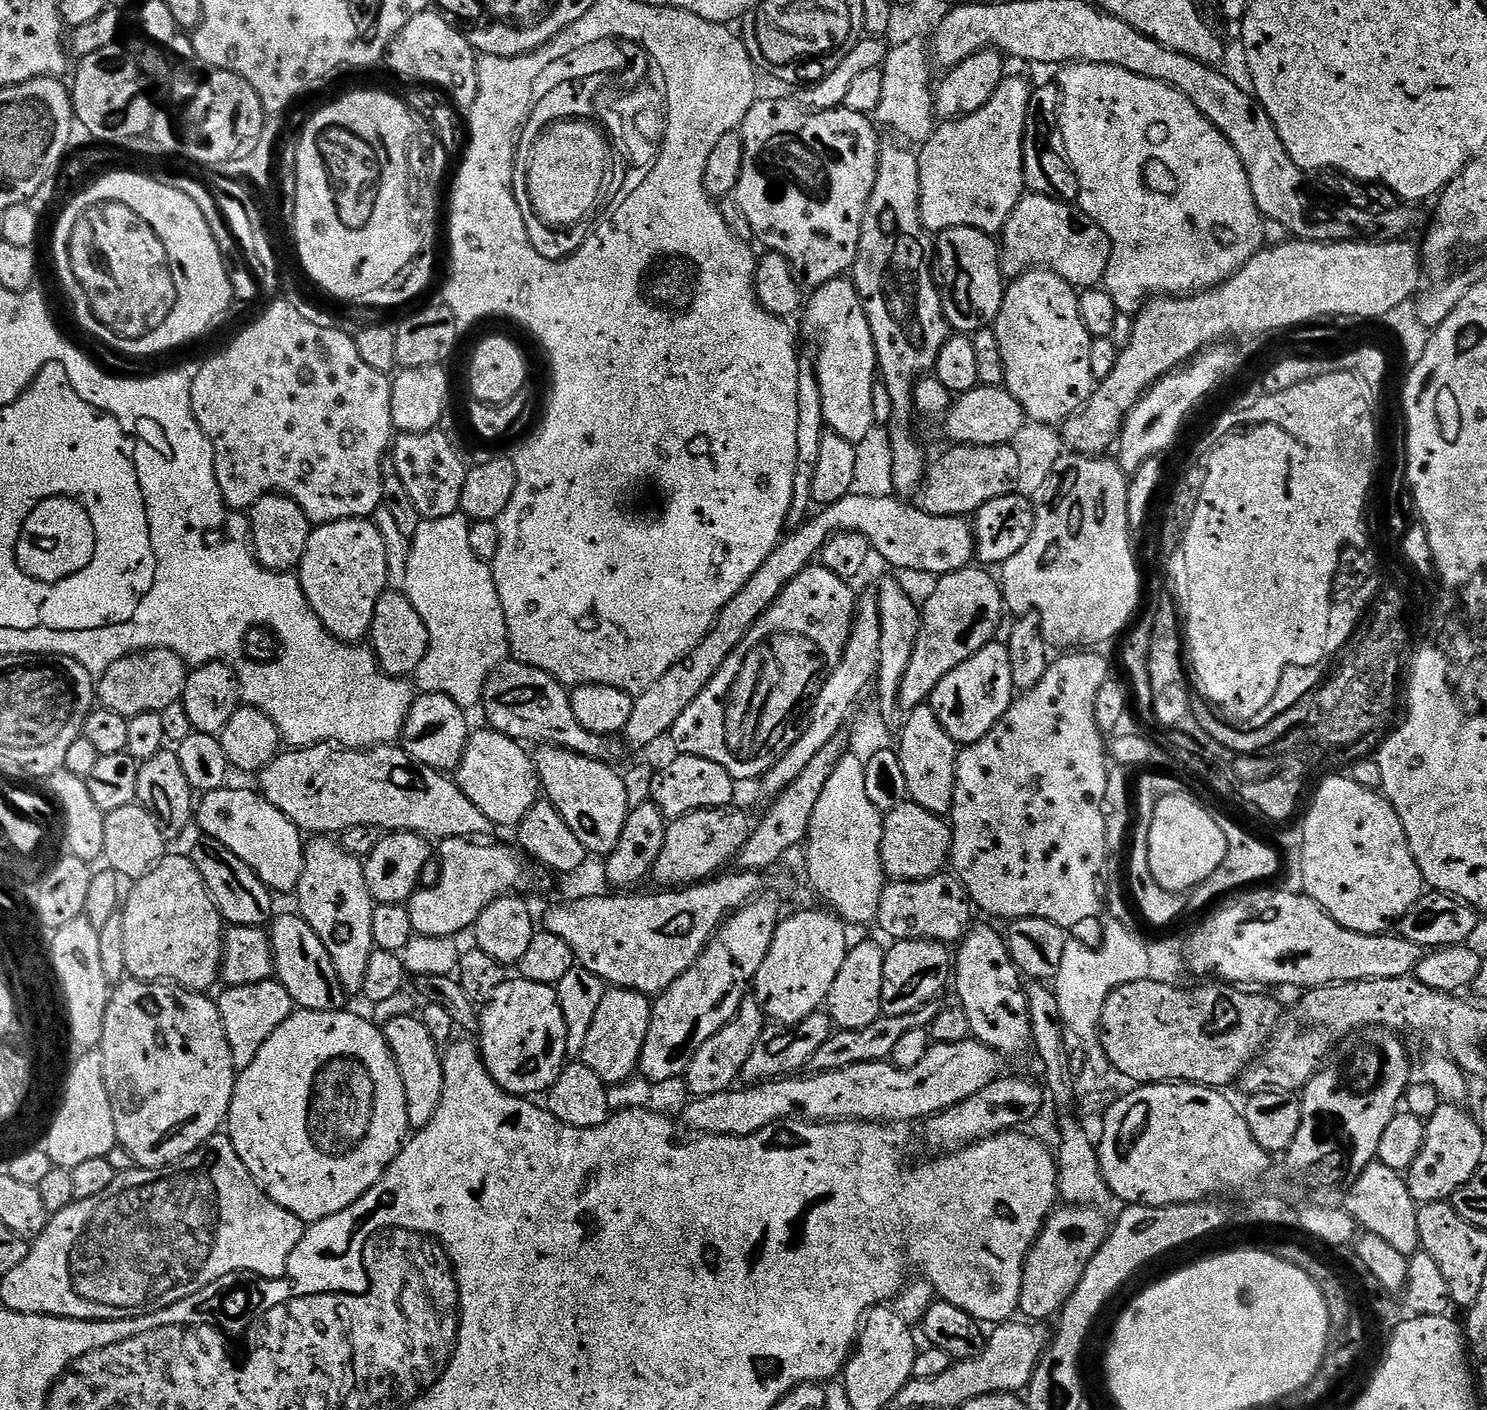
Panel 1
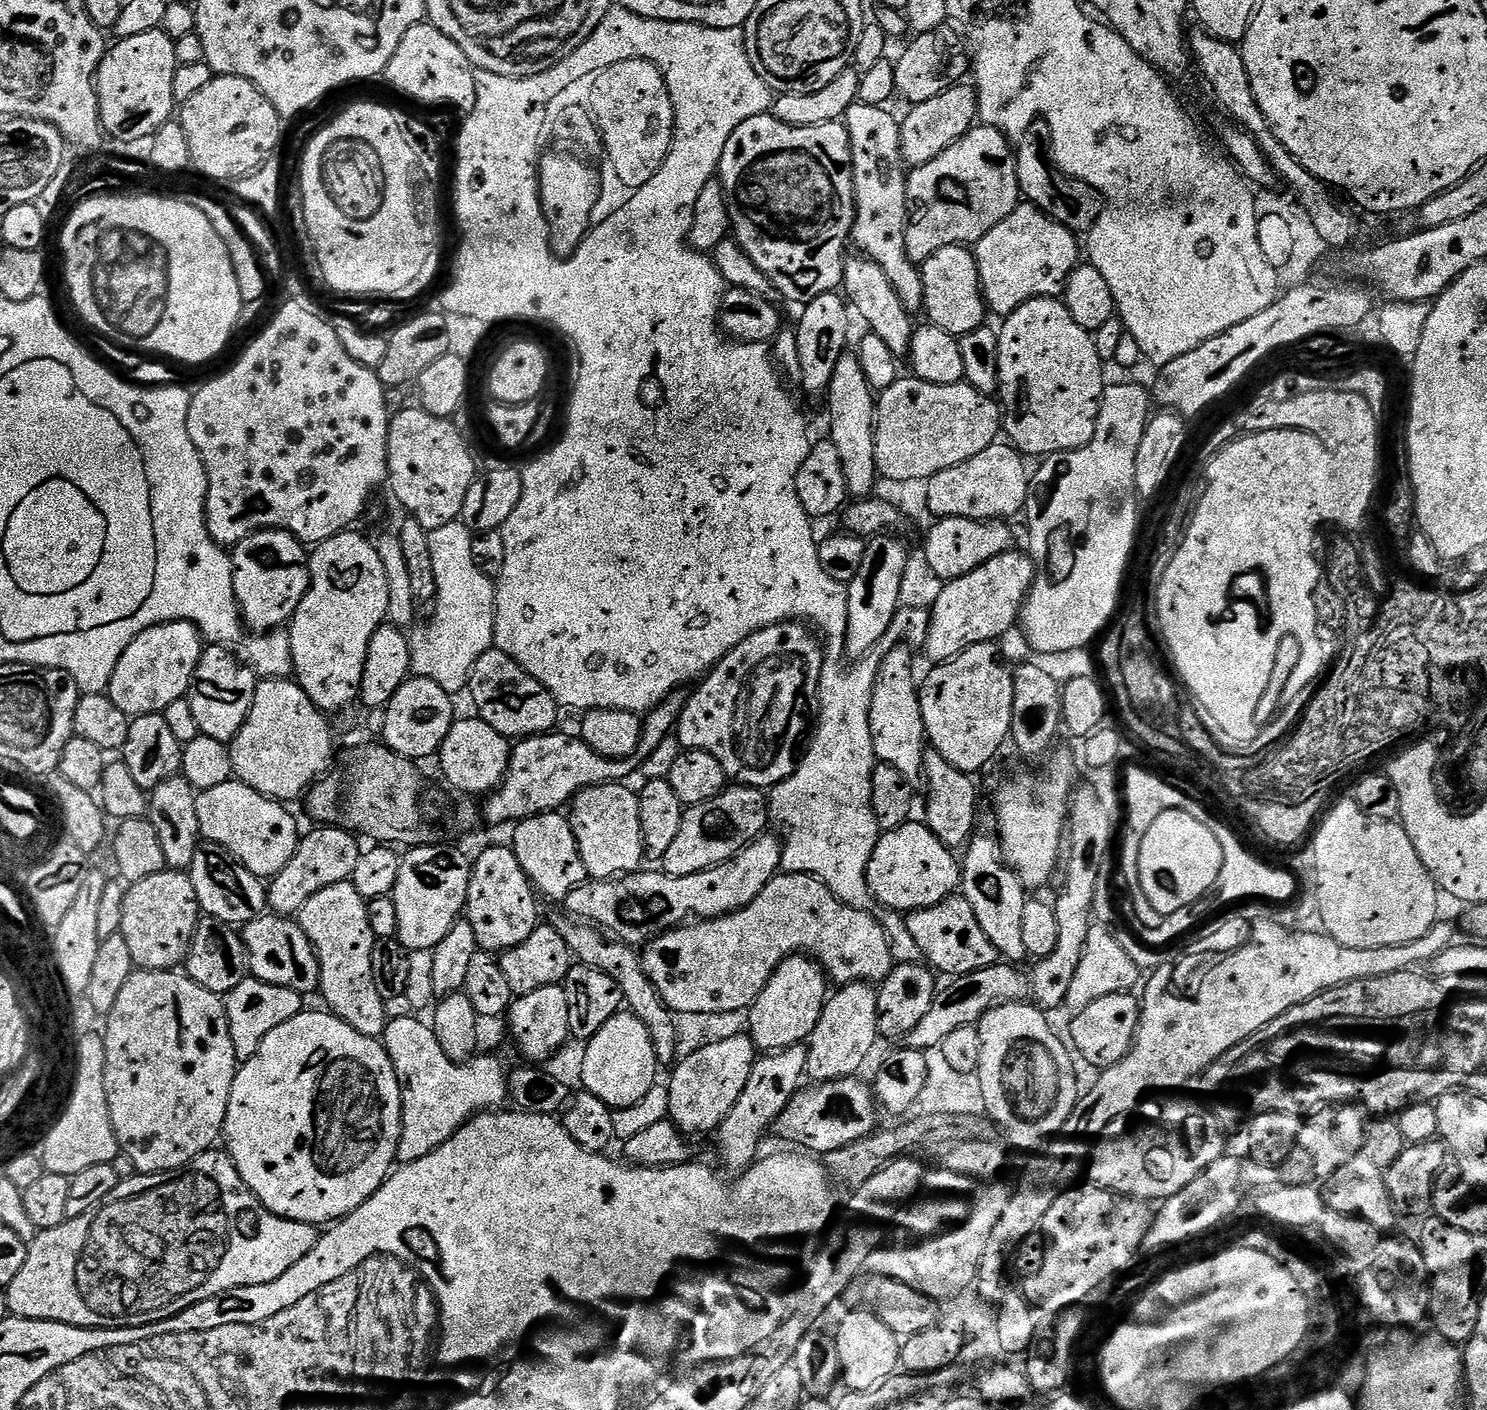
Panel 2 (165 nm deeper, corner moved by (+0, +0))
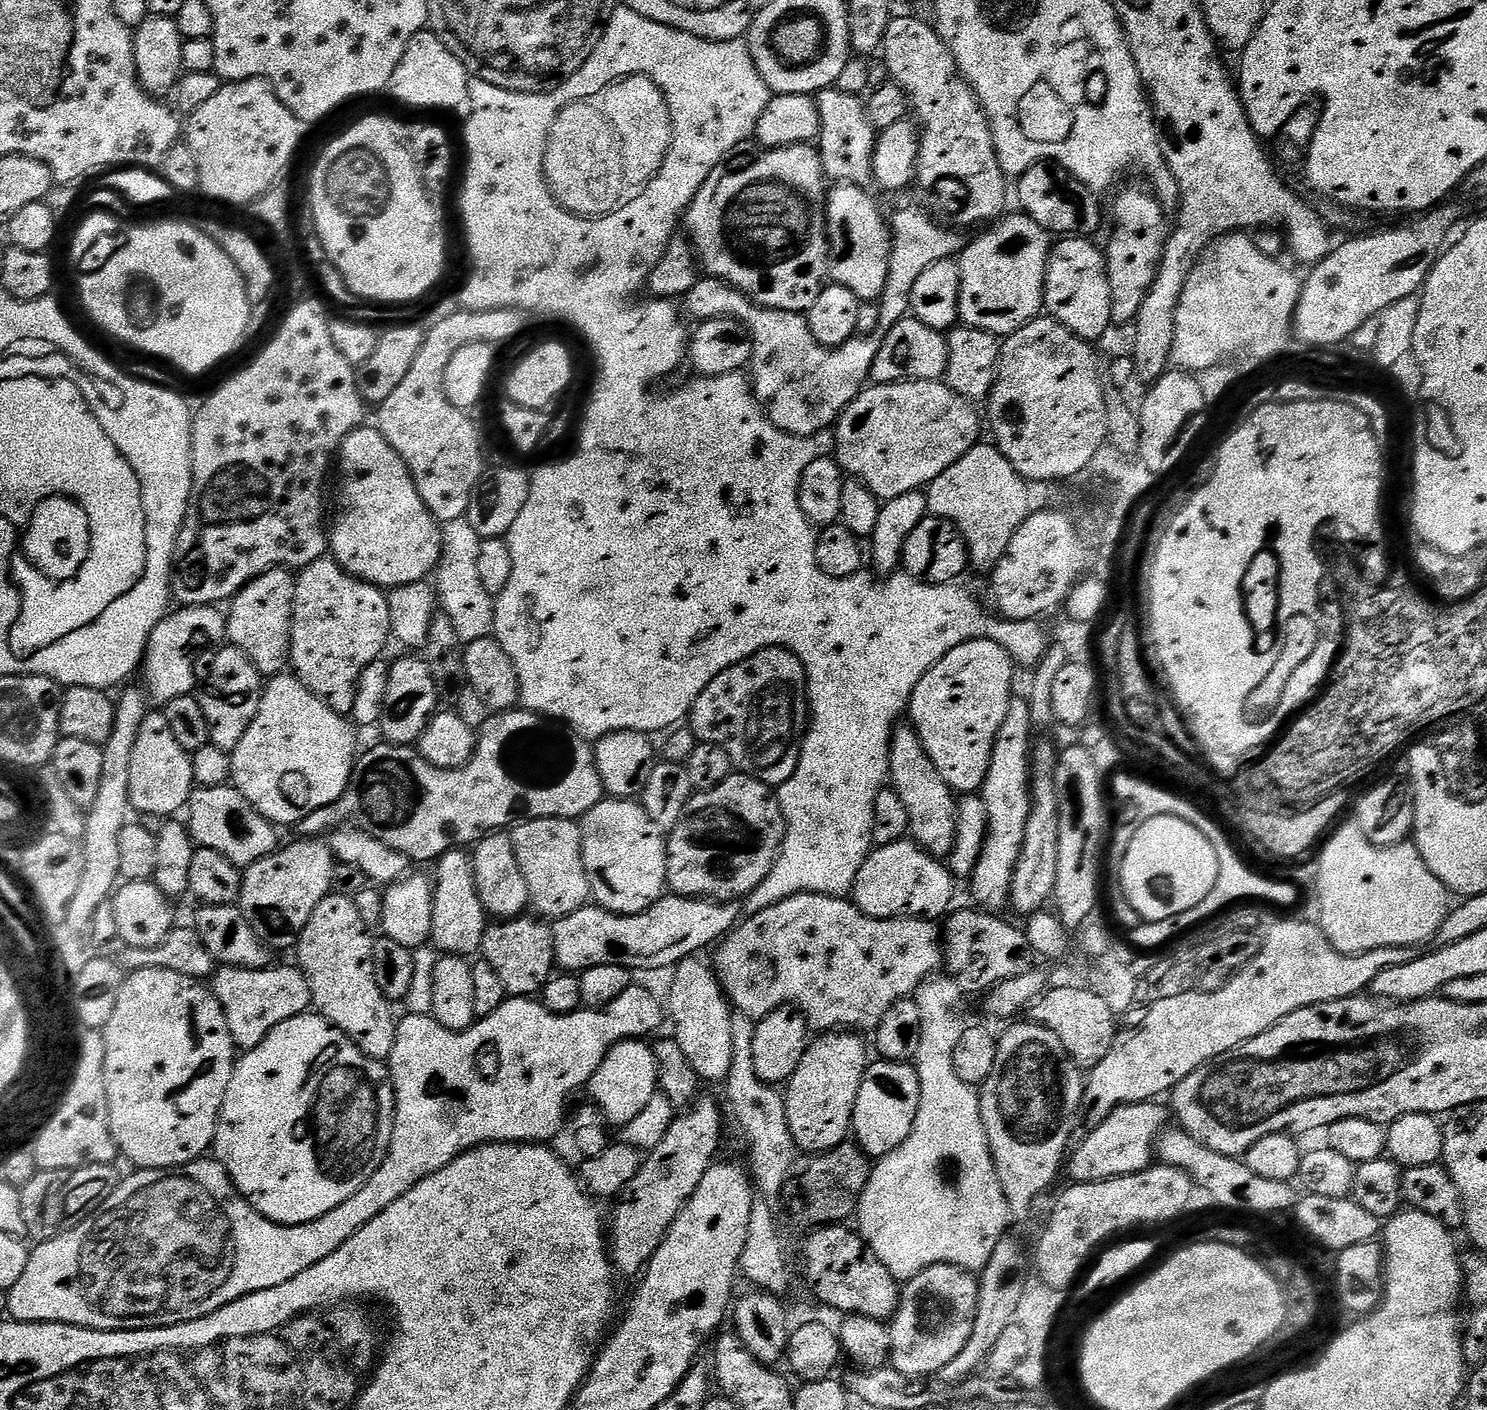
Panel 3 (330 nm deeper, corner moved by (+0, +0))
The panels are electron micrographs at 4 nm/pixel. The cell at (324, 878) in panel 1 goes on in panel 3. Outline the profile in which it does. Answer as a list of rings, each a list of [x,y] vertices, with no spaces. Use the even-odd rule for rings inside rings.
[[[329,894],[322,898],[322,902],[318,902],[314,914],[310,914],[310,922],[306,922],[306,930],[302,930],[298,941],[298,967],[308,980],[315,1011],[347,1034],[370,1058],[387,1061],[394,1050],[398,1020],[397,1017],[392,1017],[393,1005],[382,994],[378,978],[374,978],[373,943],[373,933],[366,922],[362,922],[355,899]]]

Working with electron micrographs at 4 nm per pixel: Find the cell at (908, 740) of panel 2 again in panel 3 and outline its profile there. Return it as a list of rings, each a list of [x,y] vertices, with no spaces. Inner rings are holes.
[[[897,726],[892,730],[890,758],[888,759],[890,787],[906,805],[906,818],[911,839],[931,856],[947,858],[956,841],[957,797],[952,787],[938,774],[938,766],[930,762],[930,754],[922,746],[915,728]]]

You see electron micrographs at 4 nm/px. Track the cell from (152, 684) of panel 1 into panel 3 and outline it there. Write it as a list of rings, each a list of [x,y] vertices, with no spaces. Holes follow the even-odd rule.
[[[194,604],[191,606],[180,606],[169,611],[162,622],[158,622],[158,626],[154,626],[154,630],[148,639],[148,648],[144,652],[142,661],[142,676],[144,672],[143,691],[146,693],[149,701],[153,705],[163,706],[174,702],[174,698],[182,698],[183,696],[193,695],[194,689],[198,684],[198,668],[196,672],[196,655],[203,648],[211,649],[213,646],[220,646],[225,643],[228,634],[228,625],[226,616],[219,607],[211,604]]]

